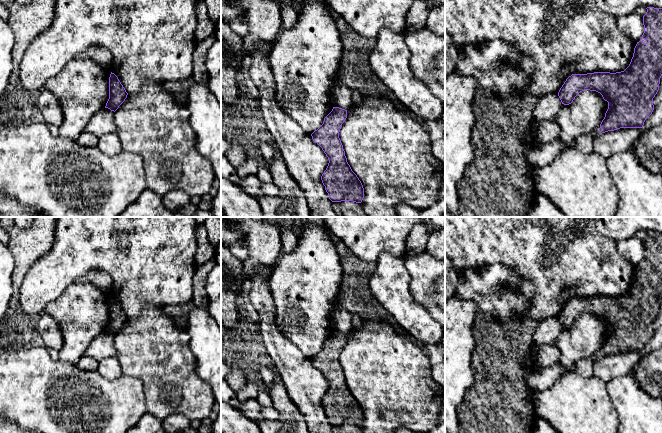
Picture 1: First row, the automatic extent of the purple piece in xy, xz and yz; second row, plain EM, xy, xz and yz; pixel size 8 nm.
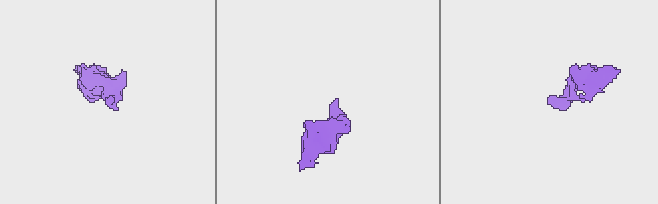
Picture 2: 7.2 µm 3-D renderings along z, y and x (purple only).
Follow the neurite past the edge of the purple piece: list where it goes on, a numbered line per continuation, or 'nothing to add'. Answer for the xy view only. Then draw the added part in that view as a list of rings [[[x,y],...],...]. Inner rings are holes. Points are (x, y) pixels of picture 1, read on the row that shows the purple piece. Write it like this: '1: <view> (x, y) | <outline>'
nothing to add

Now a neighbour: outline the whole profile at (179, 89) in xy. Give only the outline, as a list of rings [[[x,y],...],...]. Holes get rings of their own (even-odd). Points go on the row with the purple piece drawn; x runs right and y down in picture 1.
[[[188,78],[182,81],[168,82],[166,83],[166,88],[179,103],[186,105],[187,94],[193,84],[195,84],[195,81]]]

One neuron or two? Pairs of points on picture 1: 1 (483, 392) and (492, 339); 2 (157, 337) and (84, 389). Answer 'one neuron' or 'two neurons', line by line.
1: one neuron
2: two neurons

